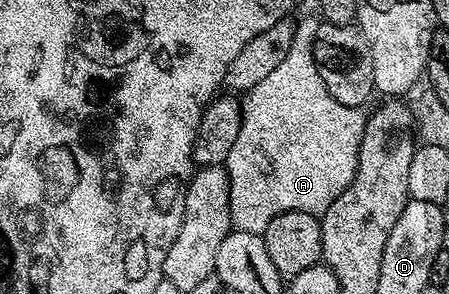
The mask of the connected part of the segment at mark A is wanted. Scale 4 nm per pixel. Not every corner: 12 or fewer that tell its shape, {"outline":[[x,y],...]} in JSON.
{"outline":[[318,18],[246,92],[225,160],[231,226],[322,217],[367,115],[333,101]]}

